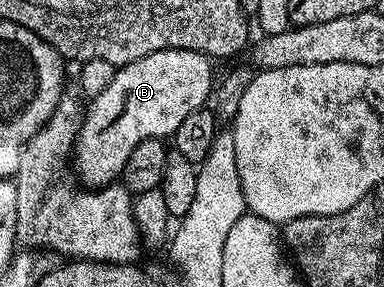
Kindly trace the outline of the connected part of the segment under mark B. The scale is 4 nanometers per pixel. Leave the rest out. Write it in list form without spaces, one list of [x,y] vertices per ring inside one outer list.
[[[159,49],[116,68],[111,85],[92,96],[84,108],[81,128],[73,142],[72,174],[89,189],[120,180],[123,165],[127,165],[127,157],[139,141],[168,140],[187,116],[210,102],[215,86],[212,65],[204,51]]]

